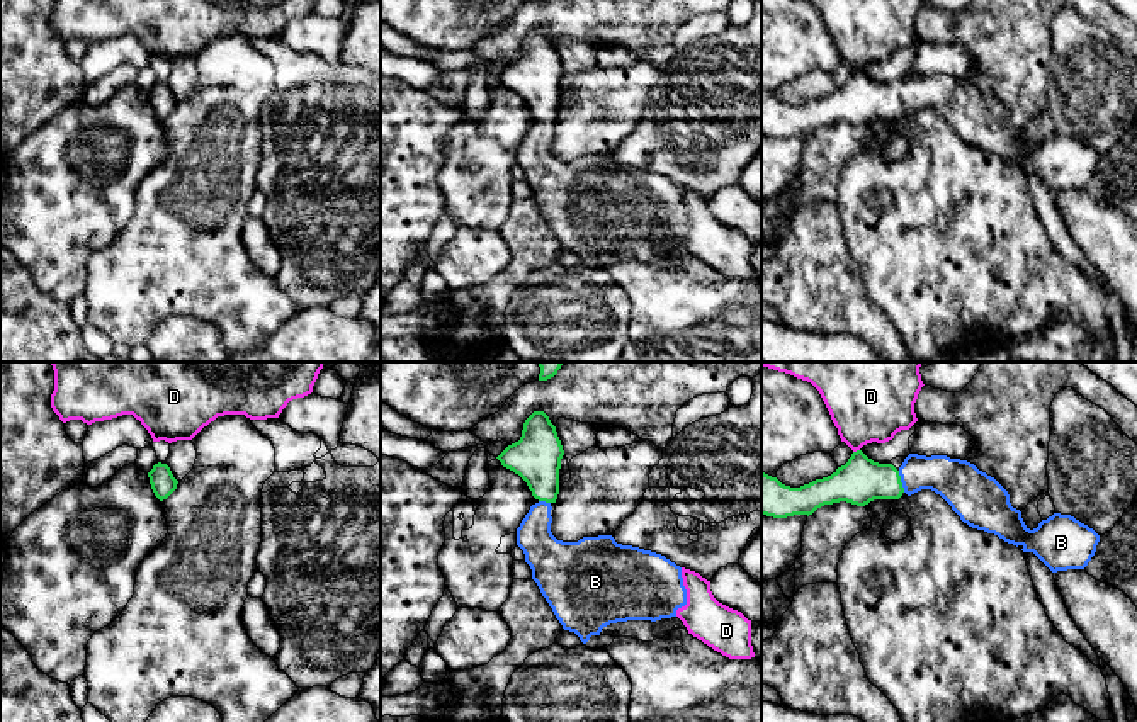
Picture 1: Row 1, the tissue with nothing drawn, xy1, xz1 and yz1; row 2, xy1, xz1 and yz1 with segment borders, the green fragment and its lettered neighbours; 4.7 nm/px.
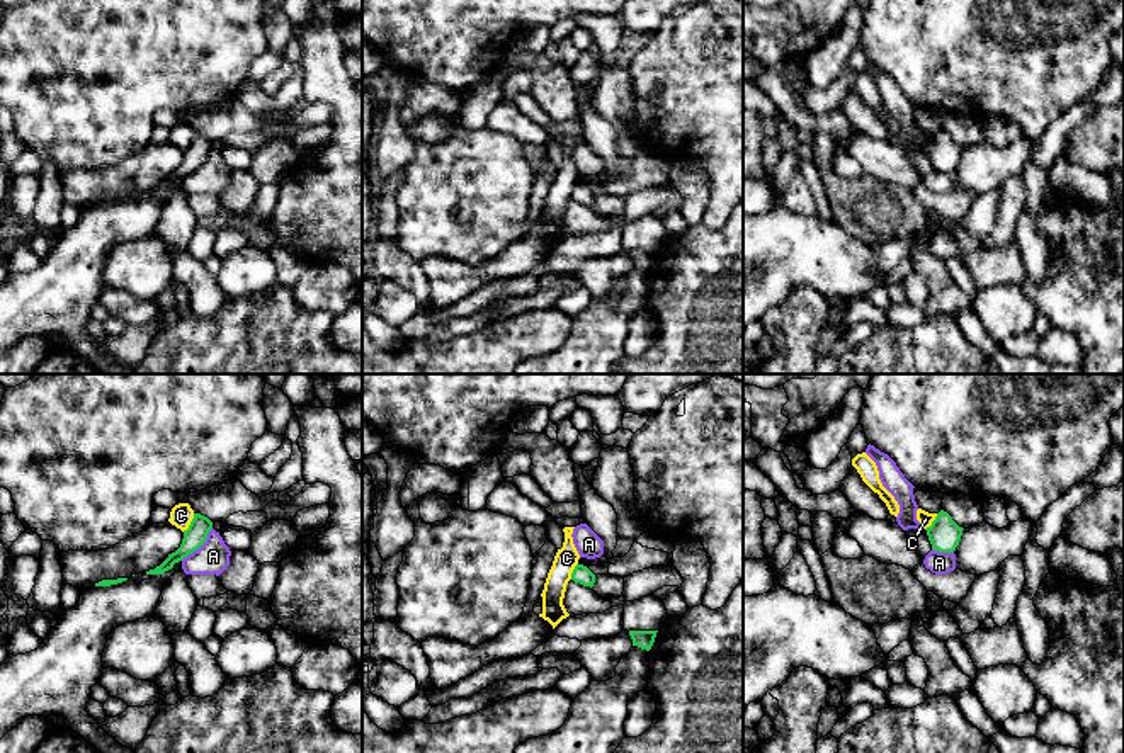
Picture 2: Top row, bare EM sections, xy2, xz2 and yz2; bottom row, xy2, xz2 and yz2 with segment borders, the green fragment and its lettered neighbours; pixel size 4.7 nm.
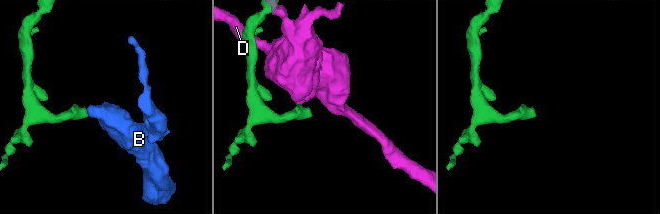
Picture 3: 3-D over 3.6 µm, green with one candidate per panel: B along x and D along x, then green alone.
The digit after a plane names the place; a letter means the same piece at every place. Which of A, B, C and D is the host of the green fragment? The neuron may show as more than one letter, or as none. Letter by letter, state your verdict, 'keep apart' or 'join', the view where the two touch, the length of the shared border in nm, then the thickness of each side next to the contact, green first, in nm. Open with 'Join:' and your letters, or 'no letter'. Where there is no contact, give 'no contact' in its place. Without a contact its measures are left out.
Join: B
A: keep apart | xy2 | 220 nm | 100/160 nm
B: join | yz1 | 110 nm | 220/190 nm
C: keep apart | xy2 | 110 nm | 100/110 nm
D: keep apart | yz1 | 40 nm | 220/300 nm

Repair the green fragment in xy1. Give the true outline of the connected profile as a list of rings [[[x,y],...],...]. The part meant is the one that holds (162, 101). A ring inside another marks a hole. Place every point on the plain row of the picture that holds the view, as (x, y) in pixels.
[[[161,82],[153,85],[153,88],[148,92],[148,97],[151,109],[160,121],[167,119],[177,109],[178,104],[170,87]]]

